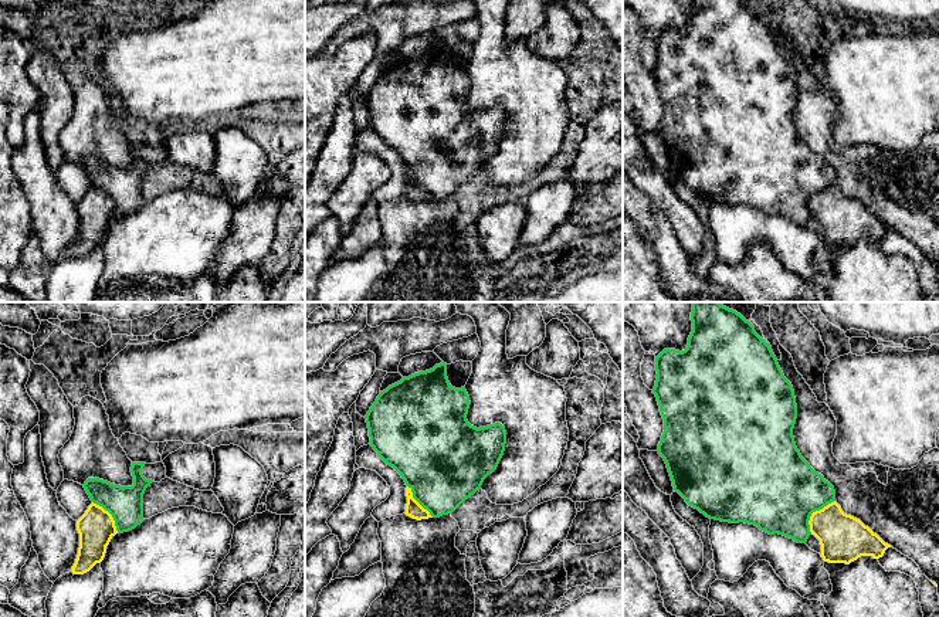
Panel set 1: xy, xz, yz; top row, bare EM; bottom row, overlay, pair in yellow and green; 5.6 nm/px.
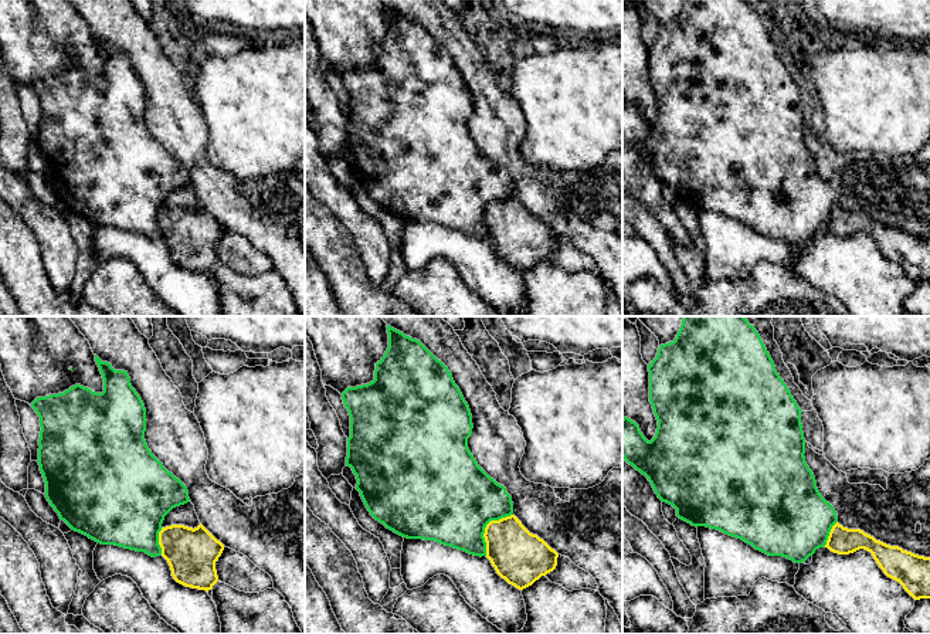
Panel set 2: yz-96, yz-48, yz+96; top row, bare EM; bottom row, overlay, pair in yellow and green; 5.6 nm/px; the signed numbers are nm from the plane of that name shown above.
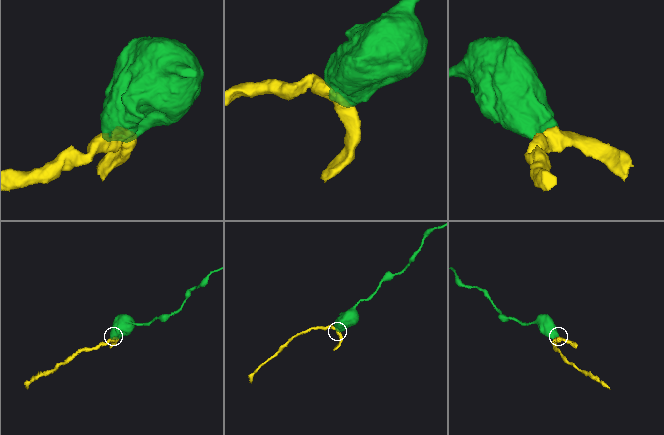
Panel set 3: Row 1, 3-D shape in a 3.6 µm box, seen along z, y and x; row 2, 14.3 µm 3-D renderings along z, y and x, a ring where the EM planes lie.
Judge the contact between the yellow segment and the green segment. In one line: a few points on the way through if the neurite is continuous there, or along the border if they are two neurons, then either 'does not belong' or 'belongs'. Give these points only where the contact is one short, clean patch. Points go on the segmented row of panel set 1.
does not belong

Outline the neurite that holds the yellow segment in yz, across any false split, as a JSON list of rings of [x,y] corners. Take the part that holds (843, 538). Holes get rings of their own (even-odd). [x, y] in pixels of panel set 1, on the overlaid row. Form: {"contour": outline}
{"contour": [[[835,501],[813,512],[809,525],[828,563],[850,565],[861,556],[879,559],[891,547],[860,519],[844,513]]]}

